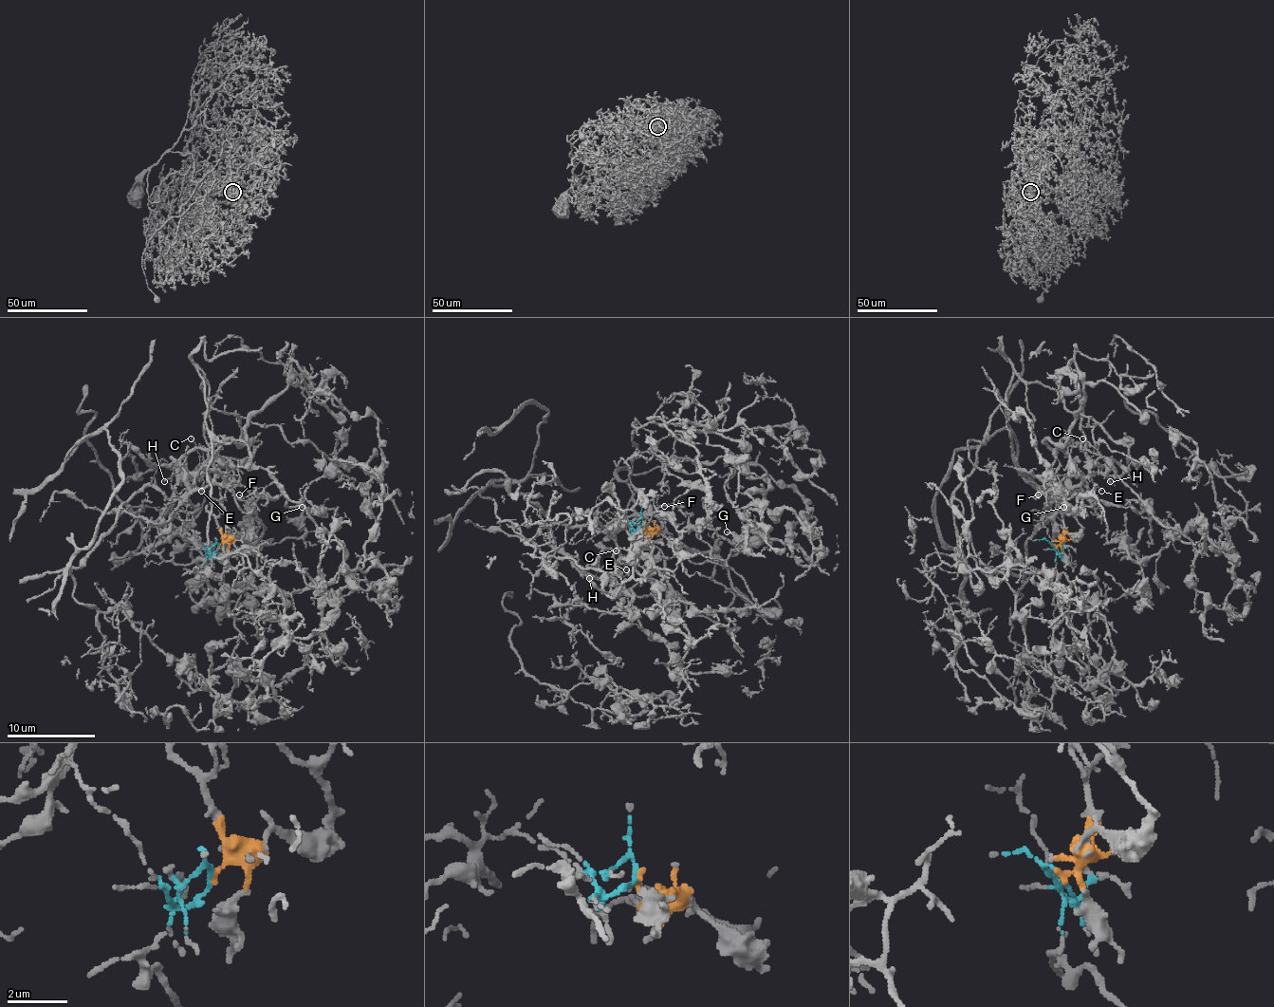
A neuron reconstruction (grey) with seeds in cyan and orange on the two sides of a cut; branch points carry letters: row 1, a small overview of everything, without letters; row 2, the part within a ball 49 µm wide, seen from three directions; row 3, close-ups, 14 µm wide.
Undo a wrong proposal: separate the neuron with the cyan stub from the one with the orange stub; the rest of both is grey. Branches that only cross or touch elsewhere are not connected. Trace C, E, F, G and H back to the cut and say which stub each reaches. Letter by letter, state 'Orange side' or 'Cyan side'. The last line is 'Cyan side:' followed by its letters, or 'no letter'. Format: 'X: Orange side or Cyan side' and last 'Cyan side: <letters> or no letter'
C: Cyan side
E: Cyan side
F: Orange side
G: Orange side
H: Cyan side
Cyan side: C, E, H

